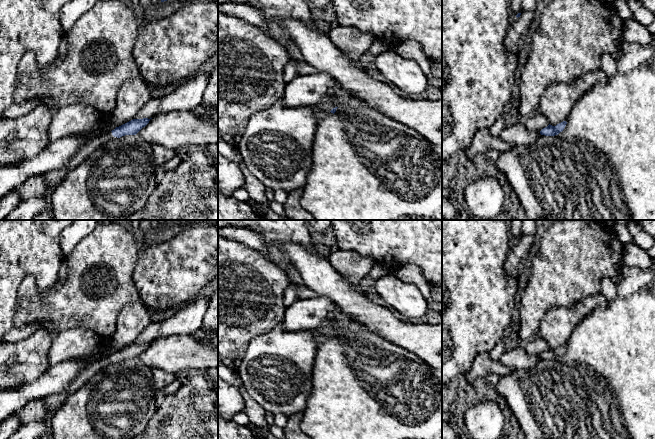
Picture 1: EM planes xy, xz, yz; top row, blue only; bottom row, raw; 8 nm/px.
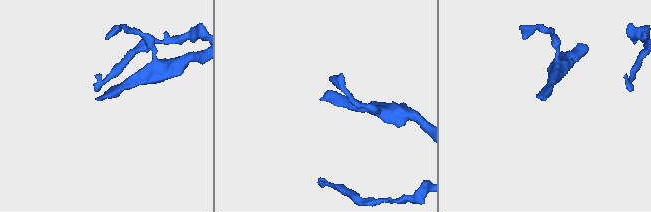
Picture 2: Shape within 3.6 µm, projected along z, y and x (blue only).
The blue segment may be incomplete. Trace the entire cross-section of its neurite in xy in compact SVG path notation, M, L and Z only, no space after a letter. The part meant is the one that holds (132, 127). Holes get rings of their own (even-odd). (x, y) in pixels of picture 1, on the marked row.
M148 118L133 119L119 127L116 127L114 130L108 132L107 134L96 137L91 141L83 144L67 164L63 165L61 168L57 168L44 173L46 191L49 188L55 188L71 170L75 169L97 148L101 147L112 139L120 138L125 135L136 135L143 127L149 123L149 121L150 119Z

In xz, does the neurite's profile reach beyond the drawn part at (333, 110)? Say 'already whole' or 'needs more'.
needs more

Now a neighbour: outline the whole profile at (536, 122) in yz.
M540 112L534 113L530 117L522 119L525 127L530 131L540 132L543 128L549 125L549 121L545 115Z

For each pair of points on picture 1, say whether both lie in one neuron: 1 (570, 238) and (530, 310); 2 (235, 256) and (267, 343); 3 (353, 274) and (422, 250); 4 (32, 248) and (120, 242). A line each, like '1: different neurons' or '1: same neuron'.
1: same neuron
2: different neurons
3: different neurons
4: different neurons

